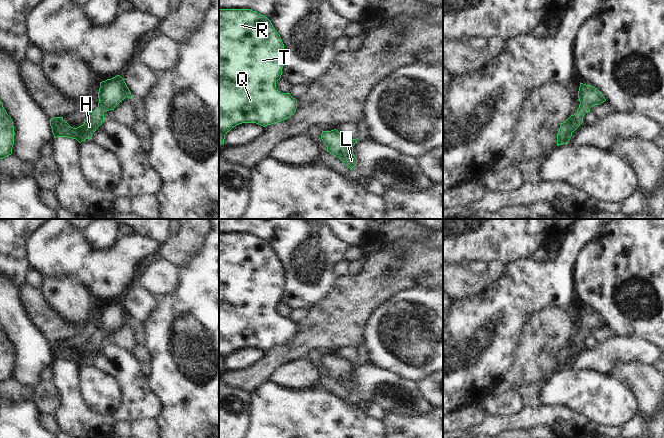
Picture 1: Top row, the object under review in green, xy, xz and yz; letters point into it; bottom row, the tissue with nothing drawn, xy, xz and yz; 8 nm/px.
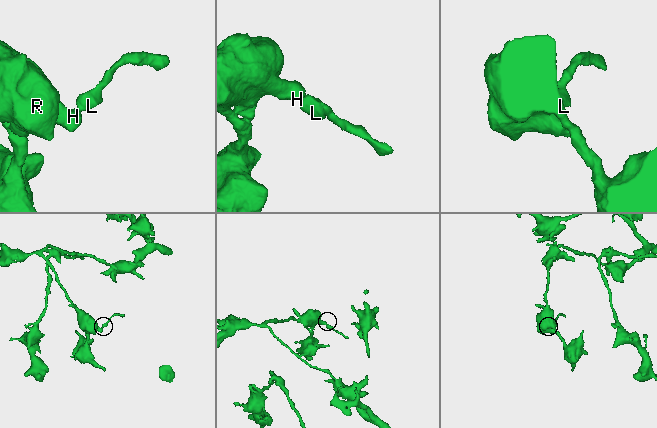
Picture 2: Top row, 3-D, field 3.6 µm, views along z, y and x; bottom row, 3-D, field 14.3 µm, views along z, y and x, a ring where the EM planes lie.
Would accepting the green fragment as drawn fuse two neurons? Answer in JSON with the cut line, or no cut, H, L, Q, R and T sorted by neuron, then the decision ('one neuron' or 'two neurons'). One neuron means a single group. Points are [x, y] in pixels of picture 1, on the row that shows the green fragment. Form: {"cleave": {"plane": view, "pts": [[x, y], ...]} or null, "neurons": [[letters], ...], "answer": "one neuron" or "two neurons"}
{"cleave": null, "neurons": [["H", "L", "Q", "R", "T"]], "answer": "one neuron"}

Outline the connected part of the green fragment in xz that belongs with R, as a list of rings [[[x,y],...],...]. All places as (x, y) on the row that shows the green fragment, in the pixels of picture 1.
[[[219,9],[219,144],[224,144],[225,135],[242,123],[256,123],[263,127],[288,119],[297,109],[297,100],[290,93],[281,93],[276,82],[281,78],[284,66],[284,44],[271,21],[264,15],[250,9]]]

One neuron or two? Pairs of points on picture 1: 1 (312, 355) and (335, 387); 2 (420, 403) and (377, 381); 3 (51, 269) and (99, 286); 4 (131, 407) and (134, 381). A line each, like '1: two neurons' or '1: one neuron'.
1: one neuron
2: one neuron
3: one neuron
4: one neuron

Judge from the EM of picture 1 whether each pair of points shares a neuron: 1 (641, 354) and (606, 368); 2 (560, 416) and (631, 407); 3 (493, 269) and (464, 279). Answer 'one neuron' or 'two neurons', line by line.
1: one neuron
2: two neurons
3: one neuron

